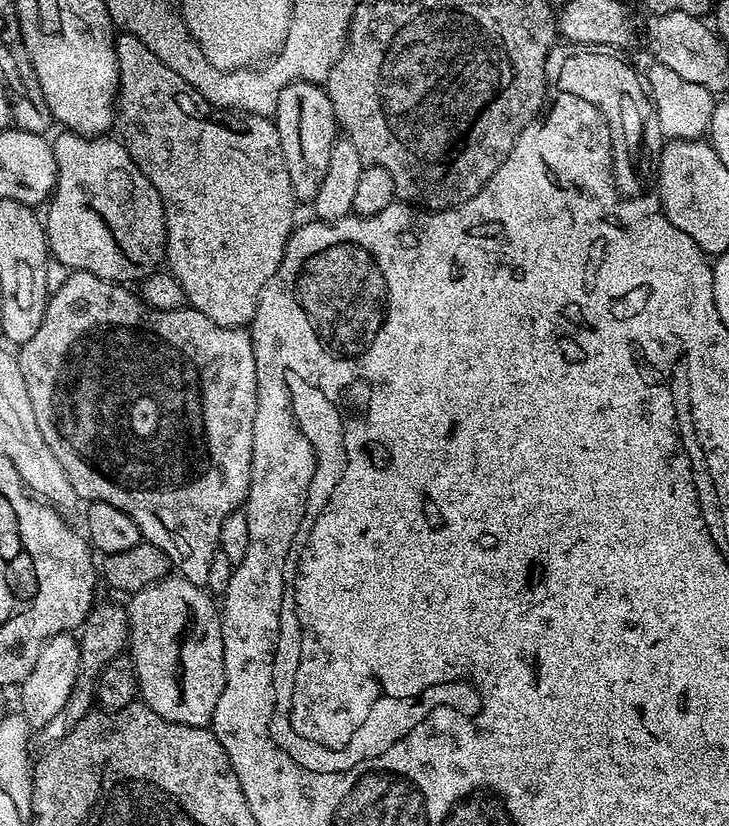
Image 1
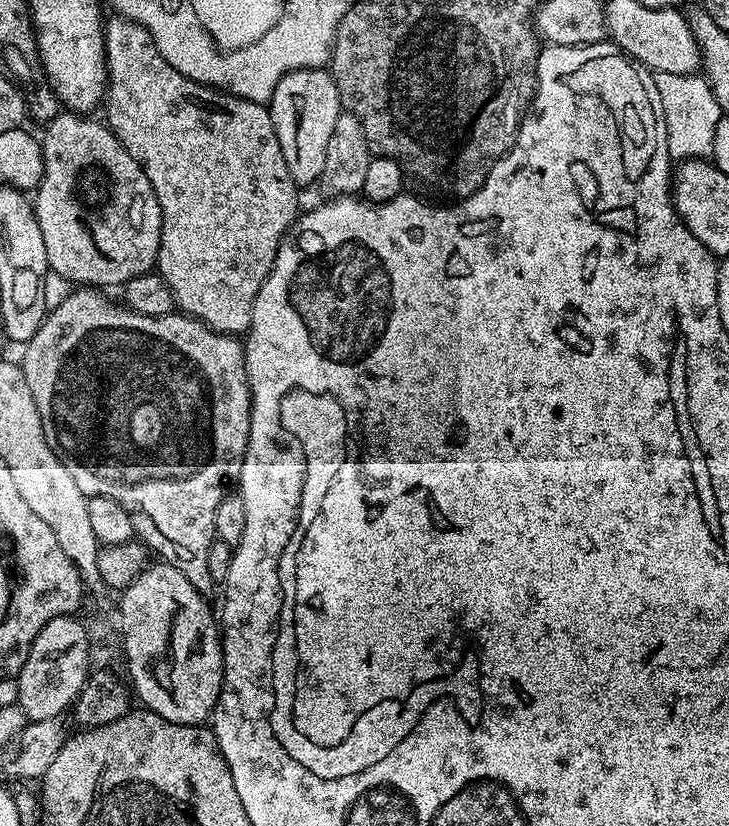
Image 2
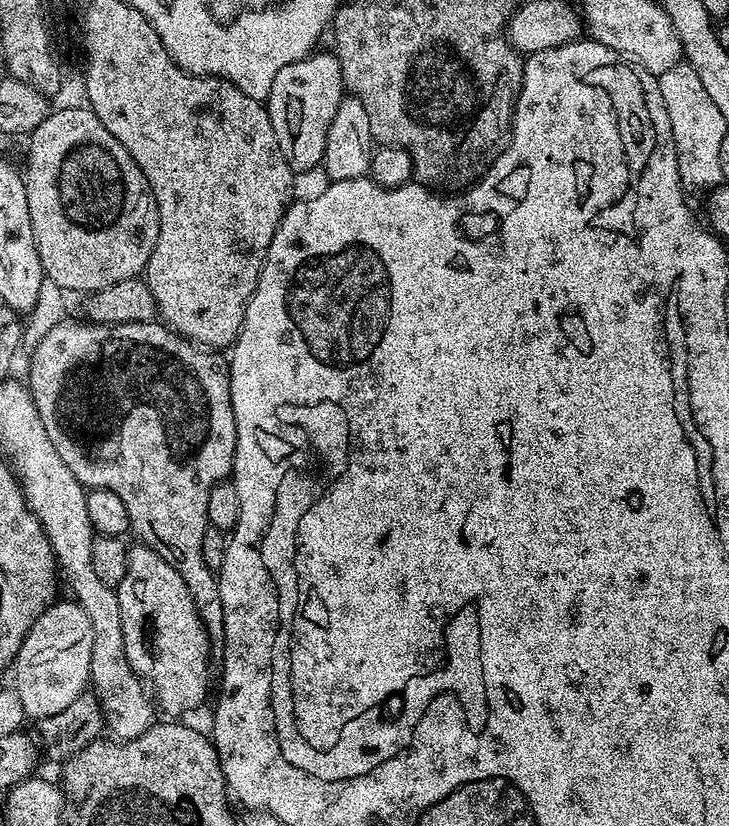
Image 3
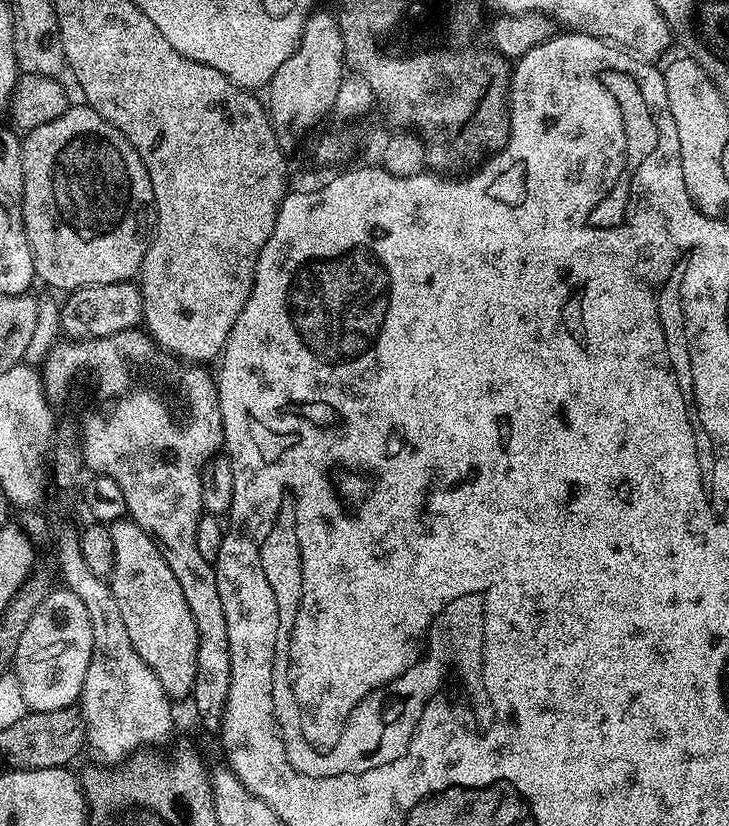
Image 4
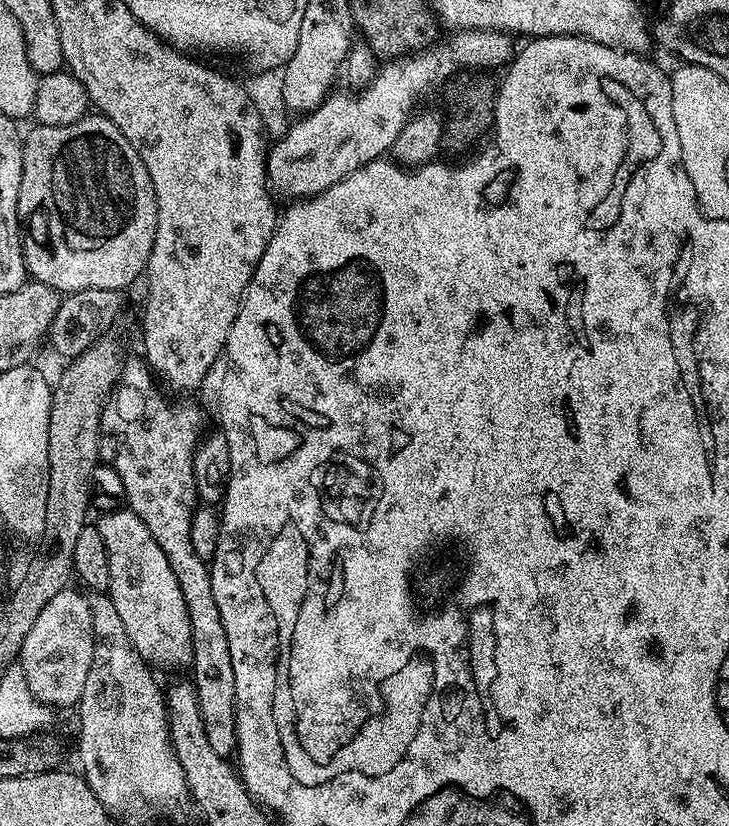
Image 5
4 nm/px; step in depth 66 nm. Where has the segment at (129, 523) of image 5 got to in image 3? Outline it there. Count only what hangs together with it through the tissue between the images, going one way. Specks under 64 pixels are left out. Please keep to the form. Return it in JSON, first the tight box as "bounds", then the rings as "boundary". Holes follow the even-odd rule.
{"bounds":[115,542,210,718],"boundary":[[[143,542],[133,543],[128,549],[128,565],[126,566],[126,574],[122,578],[122,582],[115,585],[116,597],[118,598],[118,610],[122,614],[122,642],[126,642],[126,658],[130,662],[132,669],[137,672],[141,680],[150,689],[151,695],[154,697],[155,703],[158,705],[161,713],[169,712],[169,717],[180,718],[183,712],[192,712],[204,699],[208,696],[208,656],[210,657],[210,645],[208,643],[208,635],[204,629],[204,623],[200,617],[200,610],[197,608],[194,598],[190,594],[190,590],[186,586],[186,582],[182,582],[182,574],[178,574],[178,570],[174,570],[174,566],[170,566],[154,551]]]}

